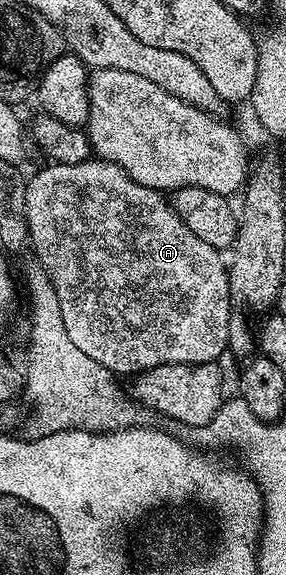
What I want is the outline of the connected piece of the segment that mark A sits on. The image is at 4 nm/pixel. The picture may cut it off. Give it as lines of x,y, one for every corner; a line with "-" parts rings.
89,160
78,164
48,164
45,170
37,172
33,178
27,179
24,188
24,215
28,221
28,237
30,239
31,249
34,251
34,257
42,264
42,268
46,268
46,272
50,276
50,284
54,284
54,292
58,292
58,304
62,308
62,324
66,324
66,332
70,336
75,346
86,356
90,356
90,360
98,360
98,364
102,364
102,368
111,370
117,376
129,374
135,376
144,373
150,368
158,368
162,364
202,364
203,362
216,362
219,359
219,354
222,355
228,348
228,329
230,328
230,320
234,313
234,303
232,294
228,290
228,268
223,258
221,251
215,250
210,244
205,244
204,241
198,240
198,236
194,236
194,232
190,232
190,228
186,228
186,224
182,224
182,220
177,216
176,210
172,207
171,201
161,191
154,188
146,188
142,184
135,182
132,177
122,168
118,168
118,164
113,162
105,162
103,160

